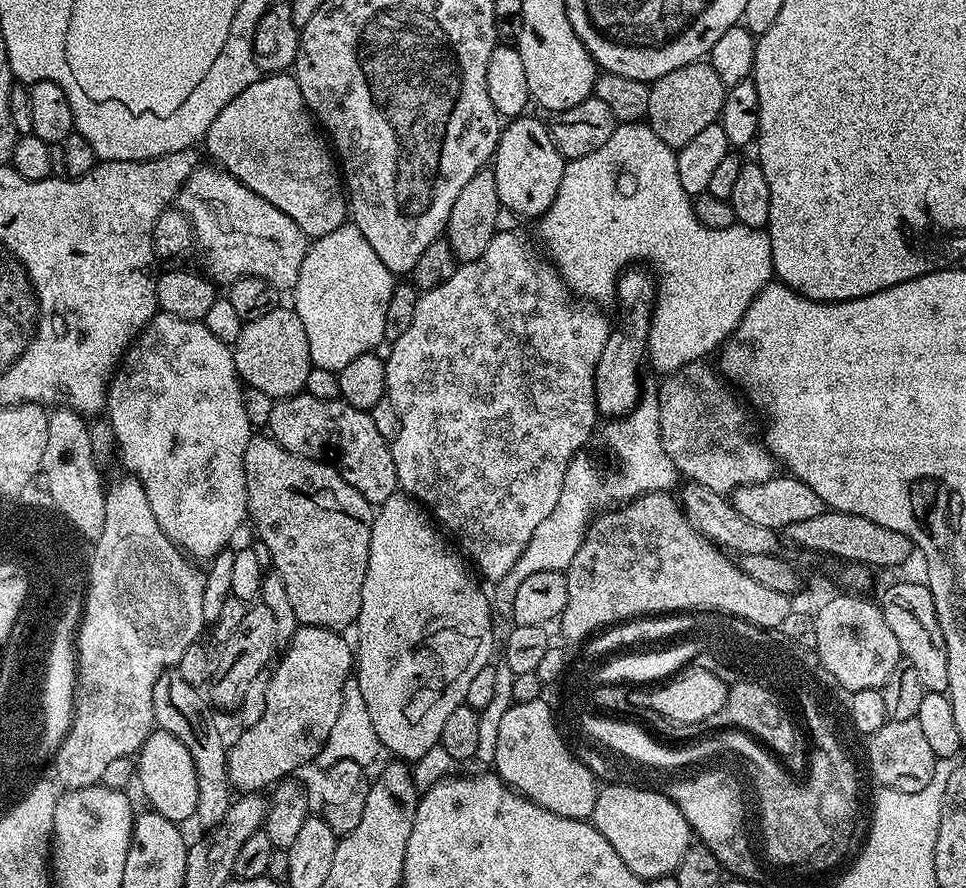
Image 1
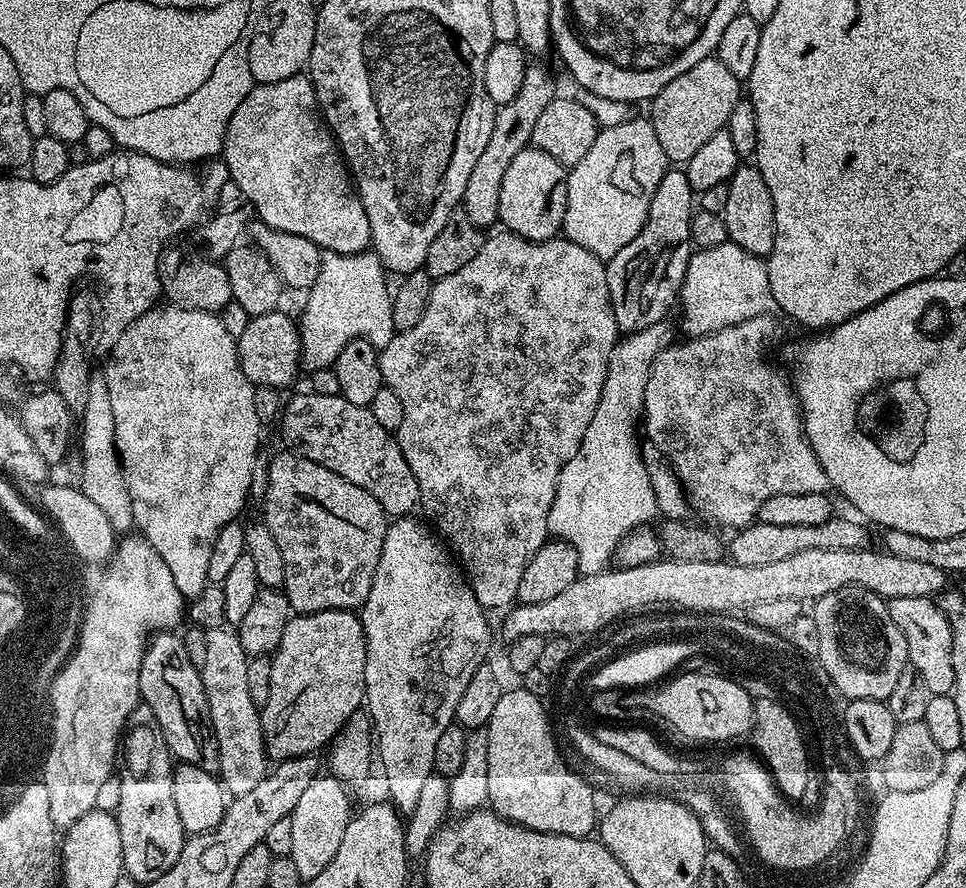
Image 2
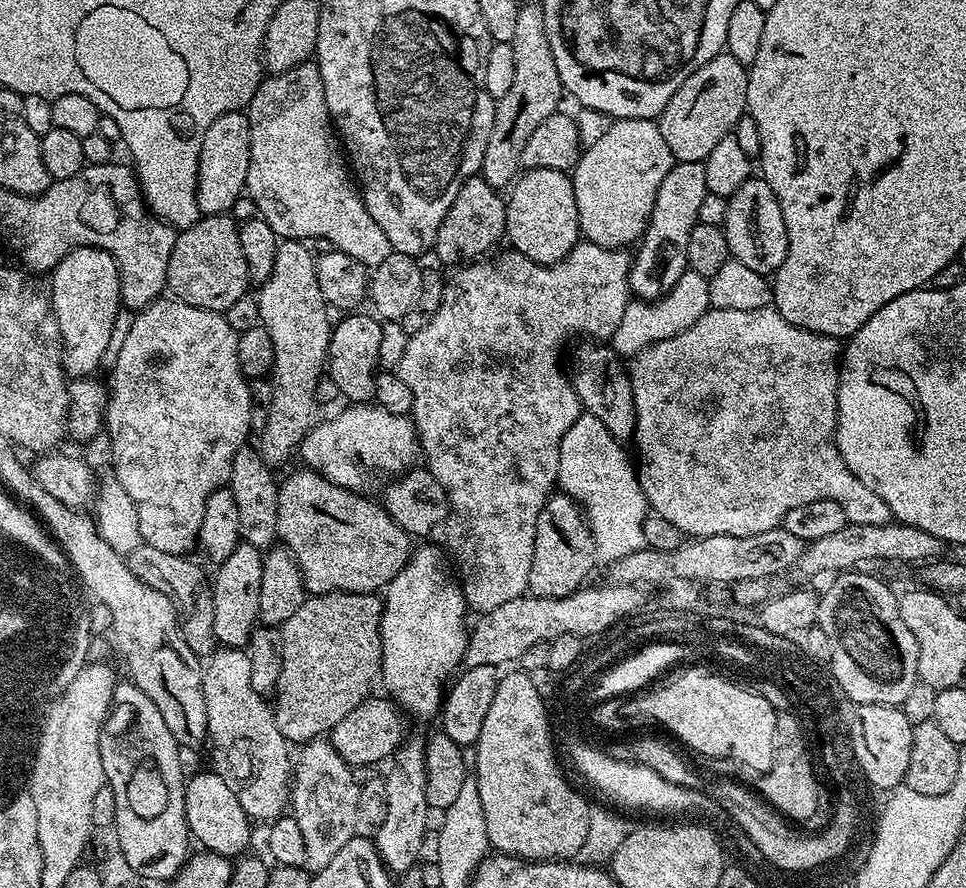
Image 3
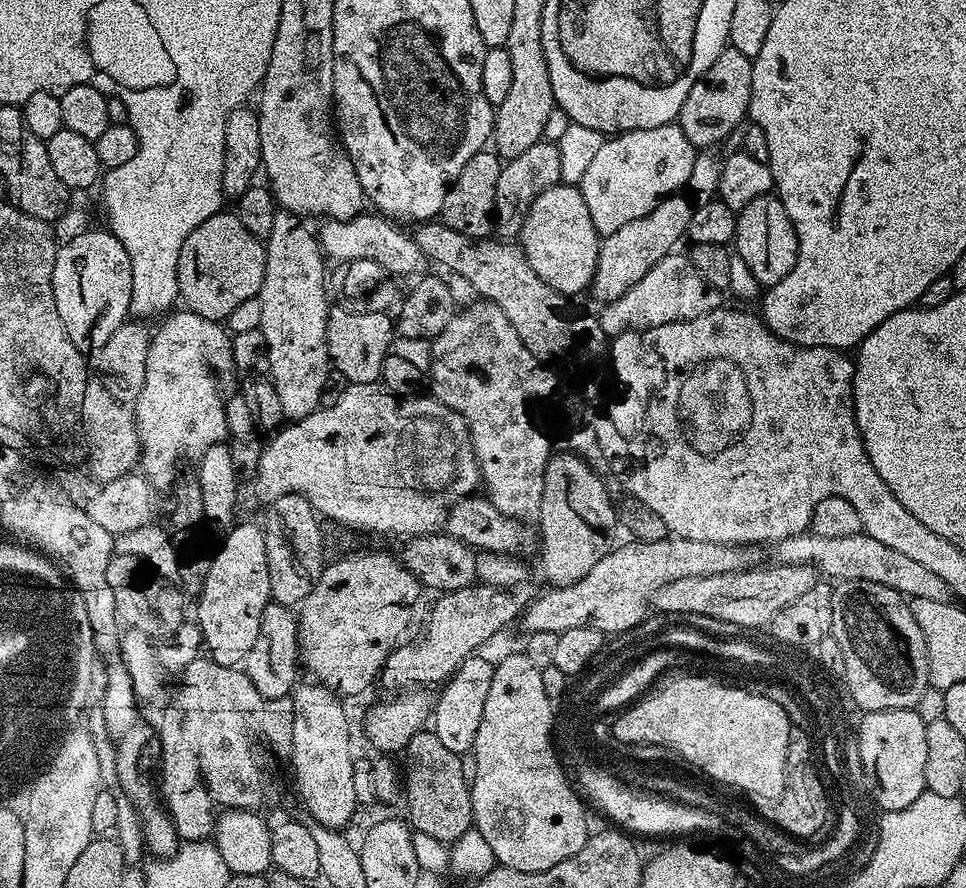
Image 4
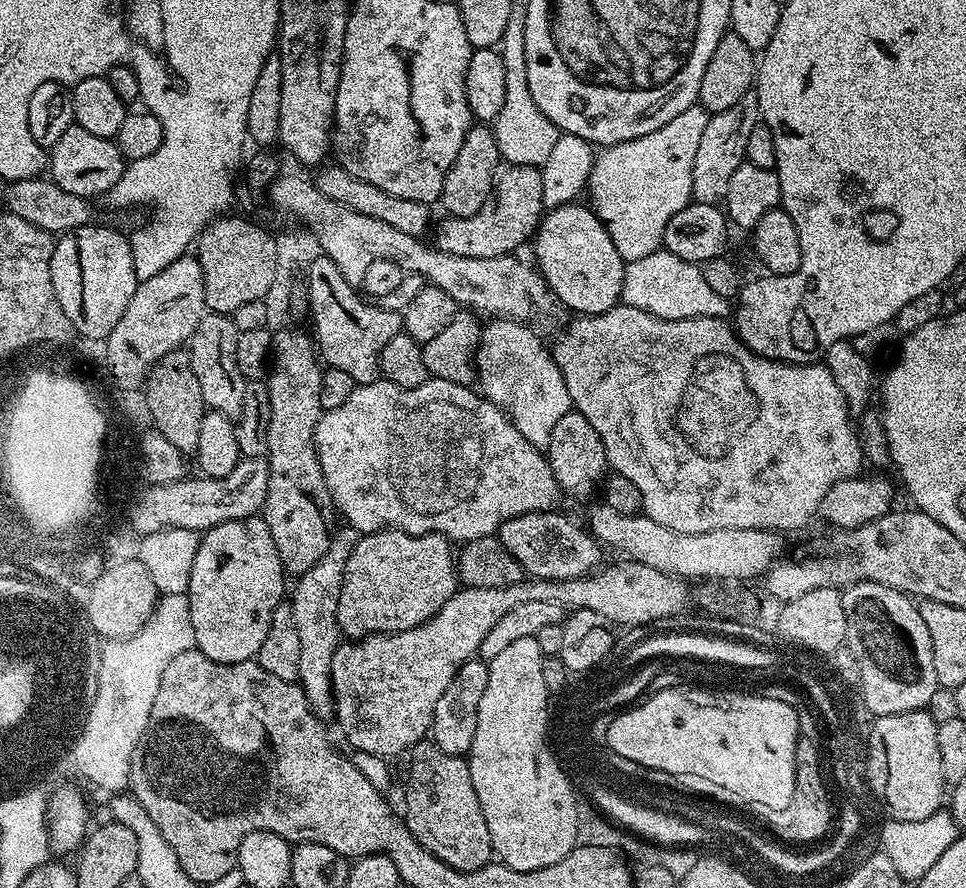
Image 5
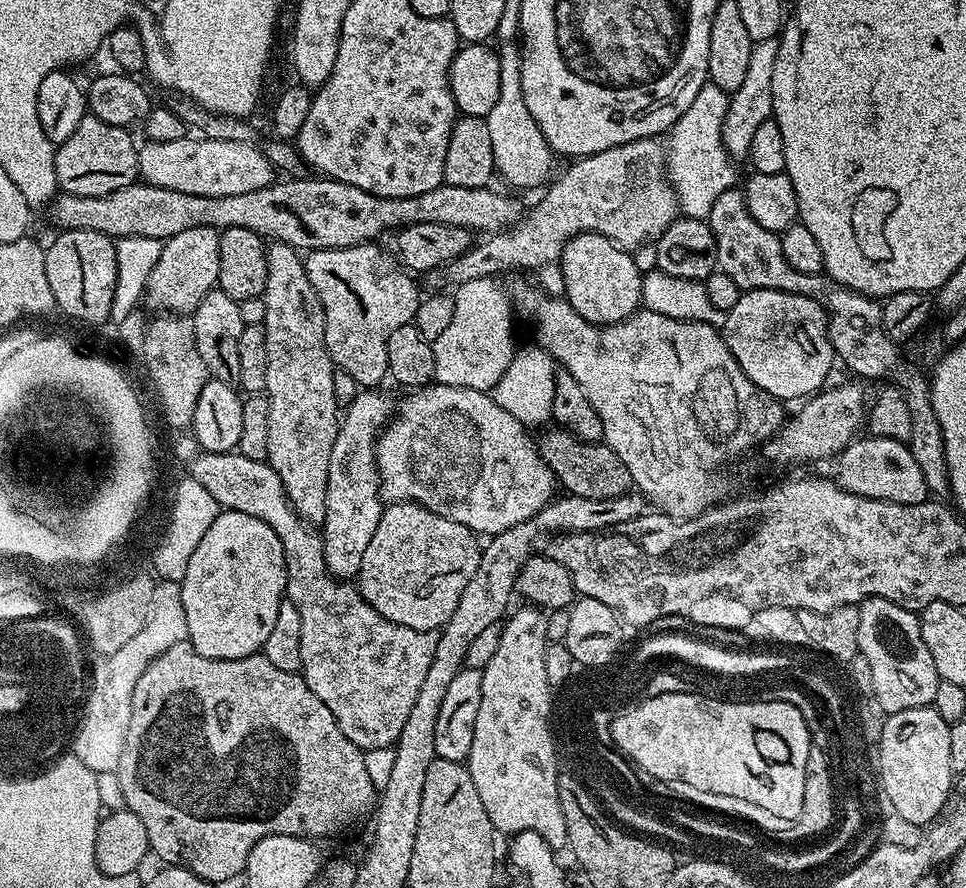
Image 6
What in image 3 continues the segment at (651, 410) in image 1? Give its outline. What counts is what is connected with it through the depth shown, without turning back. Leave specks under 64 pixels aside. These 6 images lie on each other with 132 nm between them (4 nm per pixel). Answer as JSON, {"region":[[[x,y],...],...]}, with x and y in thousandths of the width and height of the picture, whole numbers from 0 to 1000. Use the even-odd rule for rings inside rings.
{"region":[[[711,304],[687,333],[683,333],[679,338],[655,337],[648,345],[648,354],[644,354],[644,363],[640,363],[640,372],[636,372],[631,391],[643,403],[656,403],[665,394],[669,394],[689,381],[698,381],[698,376],[706,376],[706,372],[714,372],[714,367],[718,367],[718,363],[723,363],[723,358],[727,358],[727,354],[731,354],[737,346],[733,318],[734,312]],[[601,463],[594,480],[580,495],[579,548],[583,557],[600,569],[615,606],[617,625],[628,633],[643,631],[669,616],[667,584],[673,580],[659,528],[642,505],[643,497],[637,495],[631,484],[607,463]]]}

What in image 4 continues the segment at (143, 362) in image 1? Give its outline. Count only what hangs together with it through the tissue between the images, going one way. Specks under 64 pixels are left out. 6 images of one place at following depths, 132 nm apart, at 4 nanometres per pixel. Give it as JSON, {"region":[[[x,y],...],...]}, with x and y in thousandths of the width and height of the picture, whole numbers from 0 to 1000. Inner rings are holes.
{"region":[[[194,349],[185,350],[171,355],[166,370],[156,375],[151,430],[139,452],[141,486],[147,506],[143,527],[163,552],[181,546],[182,521],[189,514],[206,516],[214,505],[233,499],[236,489],[233,447],[228,446],[228,437],[215,416],[215,391],[227,381],[229,366]]]}

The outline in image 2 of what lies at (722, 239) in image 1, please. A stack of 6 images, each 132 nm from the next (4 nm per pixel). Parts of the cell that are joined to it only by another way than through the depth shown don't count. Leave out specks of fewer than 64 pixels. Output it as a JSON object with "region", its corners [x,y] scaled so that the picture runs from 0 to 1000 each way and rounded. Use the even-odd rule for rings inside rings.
{"region":[[[655,133],[644,137],[644,142],[622,144],[602,182],[588,194],[583,265],[628,295],[665,259],[681,205],[693,189],[689,173],[685,173],[685,164],[677,151],[677,142],[670,134]],[[757,273],[717,283],[708,320],[704,324],[702,347],[708,350],[703,368],[706,374],[708,368],[707,377],[712,381],[730,378],[752,367],[767,365],[772,363],[772,358],[796,355],[801,343],[794,296]]]}

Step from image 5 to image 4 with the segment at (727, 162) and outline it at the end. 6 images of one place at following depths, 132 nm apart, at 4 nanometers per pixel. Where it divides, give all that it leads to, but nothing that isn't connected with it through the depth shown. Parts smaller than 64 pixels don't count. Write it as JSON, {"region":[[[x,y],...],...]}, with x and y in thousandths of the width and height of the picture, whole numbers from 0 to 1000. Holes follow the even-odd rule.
{"region":[[[725,169],[722,170],[720,177],[718,178],[718,191],[714,196],[714,200],[712,202],[712,206],[710,211],[702,216],[697,216],[695,221],[689,222],[688,225],[683,225],[678,232],[677,236],[673,236],[673,241],[669,241],[665,245],[656,245],[656,250],[648,250],[648,255],[644,255],[640,259],[636,259],[636,264],[631,264],[630,266],[624,267],[621,271],[621,285],[619,286],[619,297],[617,303],[614,306],[613,313],[613,322],[611,325],[611,332],[614,333],[615,337],[621,338],[620,340],[630,340],[633,338],[639,338],[640,336],[644,336],[644,331],[648,331],[648,327],[652,327],[652,322],[656,322],[656,318],[660,318],[660,313],[665,313],[665,309],[669,309],[669,304],[673,304],[673,300],[677,300],[680,295],[685,292],[687,288],[697,287],[700,274],[705,269],[706,271],[709,269],[712,256],[714,255],[714,245],[718,242],[718,236],[723,236],[723,232],[727,232],[731,227],[735,227],[743,217],[743,205],[745,204],[745,197],[747,196],[747,189],[749,187],[748,179],[743,175],[740,176],[740,170],[737,169]]]}

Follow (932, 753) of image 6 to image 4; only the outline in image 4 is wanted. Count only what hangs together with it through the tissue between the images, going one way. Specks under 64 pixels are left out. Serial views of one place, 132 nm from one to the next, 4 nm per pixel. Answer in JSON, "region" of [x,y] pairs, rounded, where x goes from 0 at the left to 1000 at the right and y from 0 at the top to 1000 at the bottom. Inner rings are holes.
{"region":[[[945,798],[894,802],[890,815],[895,860],[906,868],[914,902],[923,912],[937,911],[959,890],[959,815]]]}

